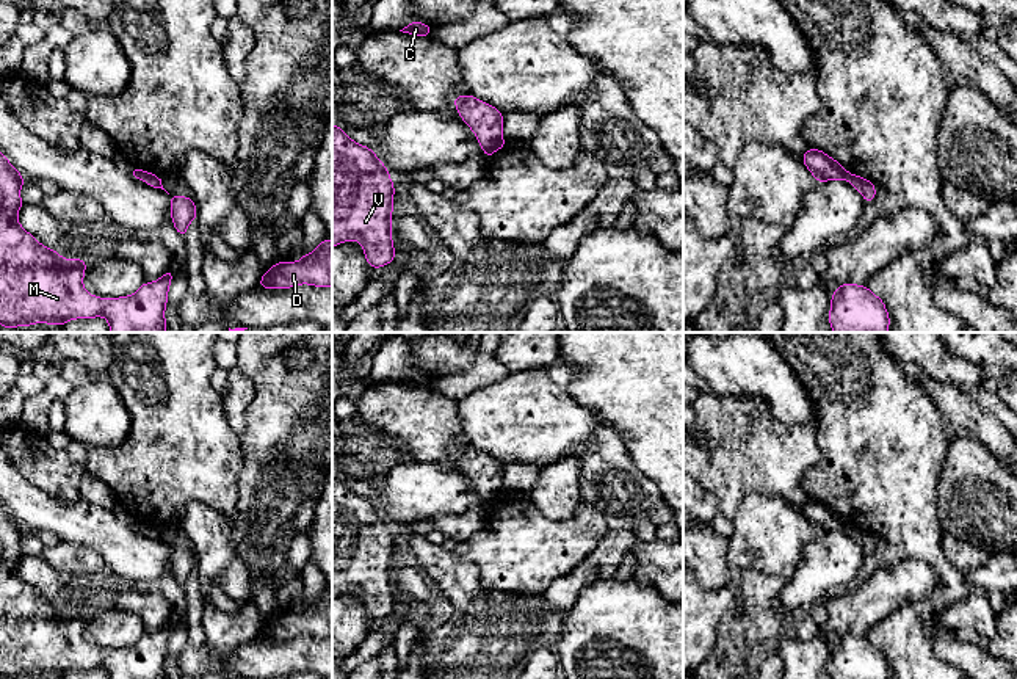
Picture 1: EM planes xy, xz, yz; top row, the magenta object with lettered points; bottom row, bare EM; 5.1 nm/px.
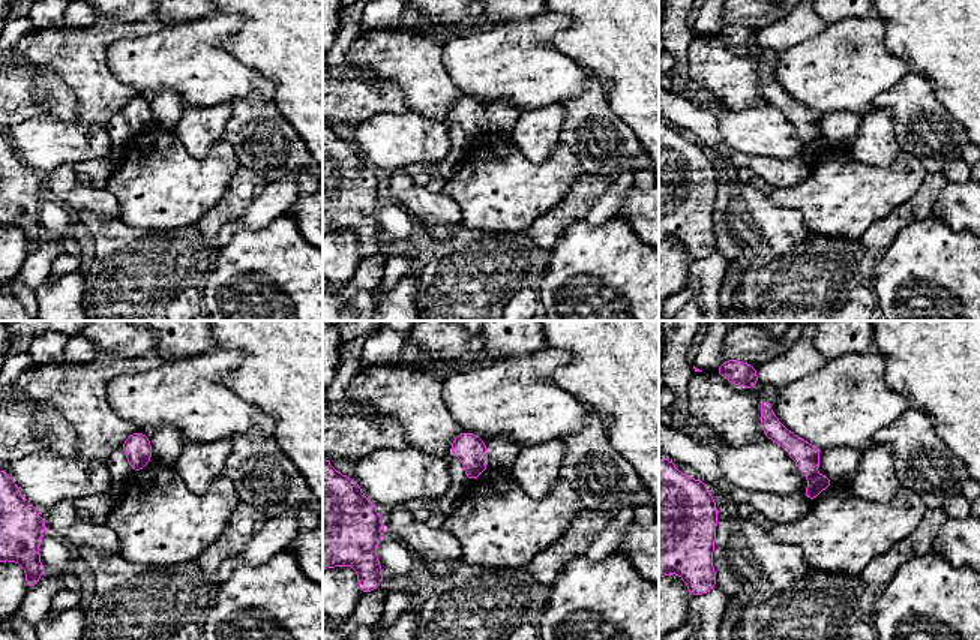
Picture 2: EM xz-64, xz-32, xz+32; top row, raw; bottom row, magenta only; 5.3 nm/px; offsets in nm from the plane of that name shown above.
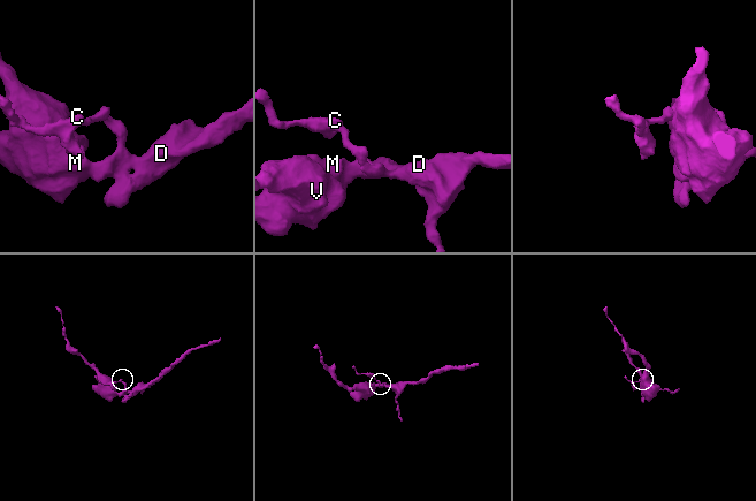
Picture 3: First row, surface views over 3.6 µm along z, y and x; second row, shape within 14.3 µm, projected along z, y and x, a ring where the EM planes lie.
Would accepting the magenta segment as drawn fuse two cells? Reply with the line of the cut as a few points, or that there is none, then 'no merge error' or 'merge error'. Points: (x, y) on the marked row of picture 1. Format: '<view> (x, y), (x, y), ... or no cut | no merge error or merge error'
yz (848, 173), (843, 177) | merge error

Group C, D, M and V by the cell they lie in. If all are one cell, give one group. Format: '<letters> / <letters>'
C / D M V

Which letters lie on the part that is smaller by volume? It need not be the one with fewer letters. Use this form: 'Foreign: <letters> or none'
Foreign: C

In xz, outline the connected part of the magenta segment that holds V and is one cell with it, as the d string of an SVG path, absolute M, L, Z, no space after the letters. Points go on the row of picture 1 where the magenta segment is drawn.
M340 124L332 125L332 248L359 240L370 268L396 260L390 226L395 191L389 169L371 147L353 141Z

